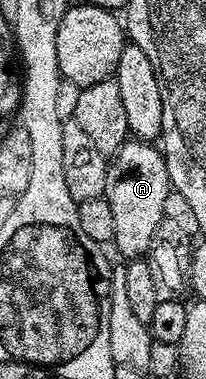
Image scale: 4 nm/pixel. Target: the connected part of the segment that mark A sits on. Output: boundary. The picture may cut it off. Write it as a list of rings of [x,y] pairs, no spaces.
[[[129,138],[109,159],[103,197],[110,202],[110,210],[114,214],[112,244],[124,258],[140,258],[147,253],[154,230],[158,230],[158,222],[164,220],[169,191],[164,153],[155,143]]]

